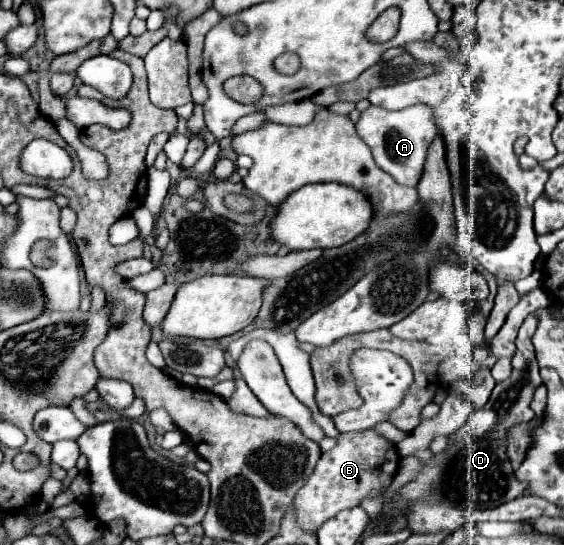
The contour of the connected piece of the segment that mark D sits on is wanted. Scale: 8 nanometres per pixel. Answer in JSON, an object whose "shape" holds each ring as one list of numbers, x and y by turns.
{"shape":[[528,316,520,326,516,338,516,354,512,358,510,378,496,384,490,400,482,408,472,410,464,426,450,436,450,446,446,448,446,452,434,456,432,460,432,464,442,466,444,470,440,484,442,494,456,506,462,504,474,506,480,502,482,508,496,508,502,502,514,500,520,494,524,494,524,482,516,480,514,476,514,468,506,456,506,444,508,444,508,430,512,426,534,418,530,402,536,388,542,384,532,344,534,330,536,330,536,318]]}

